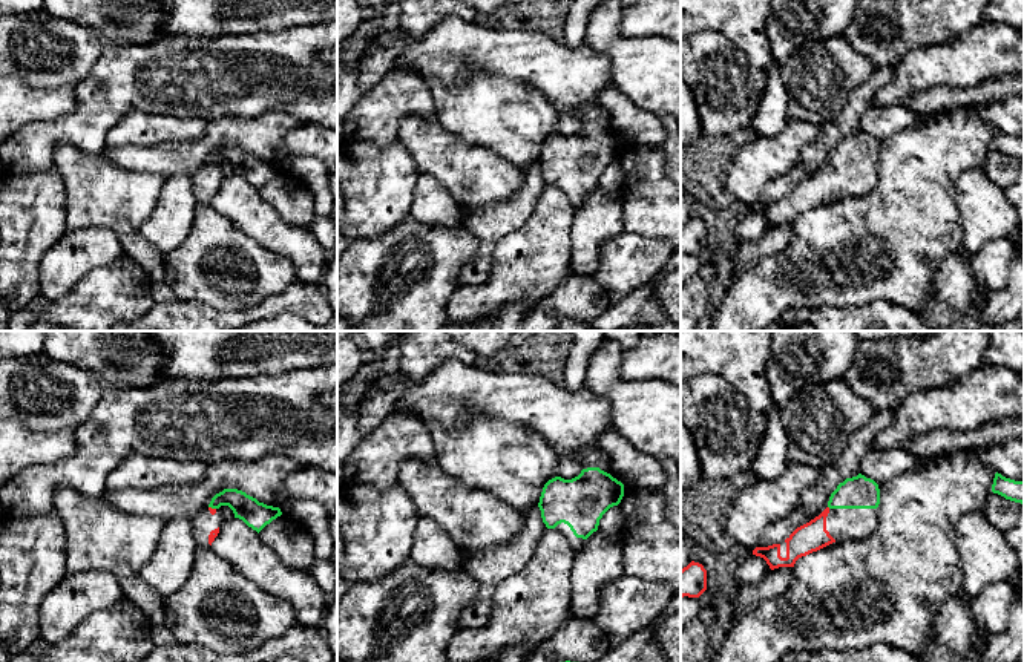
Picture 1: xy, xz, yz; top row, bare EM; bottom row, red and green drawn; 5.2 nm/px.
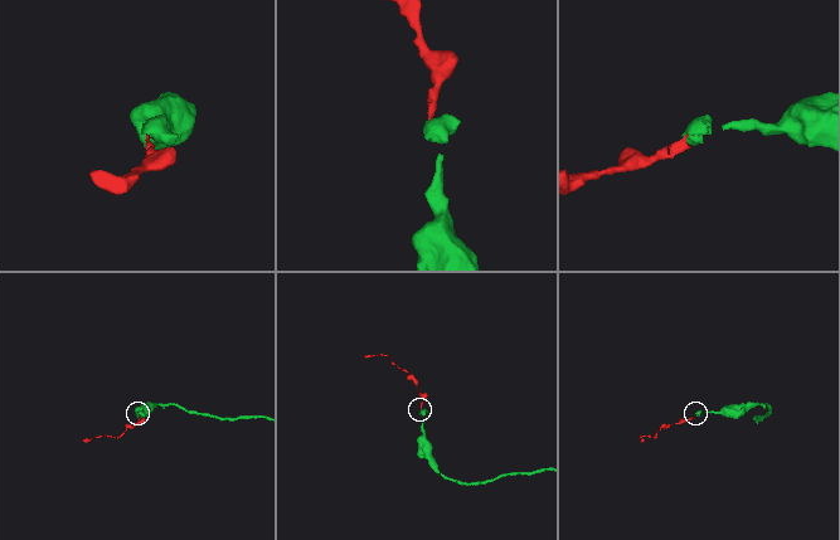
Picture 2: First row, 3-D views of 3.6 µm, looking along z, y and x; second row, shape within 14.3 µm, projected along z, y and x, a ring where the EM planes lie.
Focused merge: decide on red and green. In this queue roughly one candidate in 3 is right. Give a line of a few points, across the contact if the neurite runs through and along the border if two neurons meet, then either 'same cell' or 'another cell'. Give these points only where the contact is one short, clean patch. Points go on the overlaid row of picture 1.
line xy (212, 511), (210, 507), (236, 500), (256, 515); same cell

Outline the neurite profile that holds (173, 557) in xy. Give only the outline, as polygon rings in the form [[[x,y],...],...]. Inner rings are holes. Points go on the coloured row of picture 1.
[[[192,519],[166,521],[153,556],[141,569],[139,578],[162,598],[172,595],[189,579],[196,549]]]

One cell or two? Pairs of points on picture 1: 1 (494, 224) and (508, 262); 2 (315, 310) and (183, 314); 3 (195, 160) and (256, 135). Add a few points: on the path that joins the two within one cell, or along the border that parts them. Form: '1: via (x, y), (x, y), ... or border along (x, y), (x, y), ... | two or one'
1: border along (528, 216), (495, 244), (488, 273) | two
2: via (282, 305), (273, 305), (253, 314), (215, 314) | one
3: via (210, 144), (219, 135), (241, 135) | one

